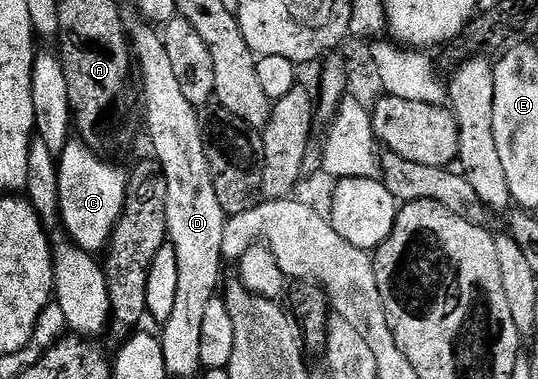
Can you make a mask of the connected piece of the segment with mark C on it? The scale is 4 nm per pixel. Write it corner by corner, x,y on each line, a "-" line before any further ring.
81,141
67,143
58,159
58,210
61,220
70,223
73,242
91,253
105,252
110,234
126,207
127,172
113,167
106,159
109,158
93,151

